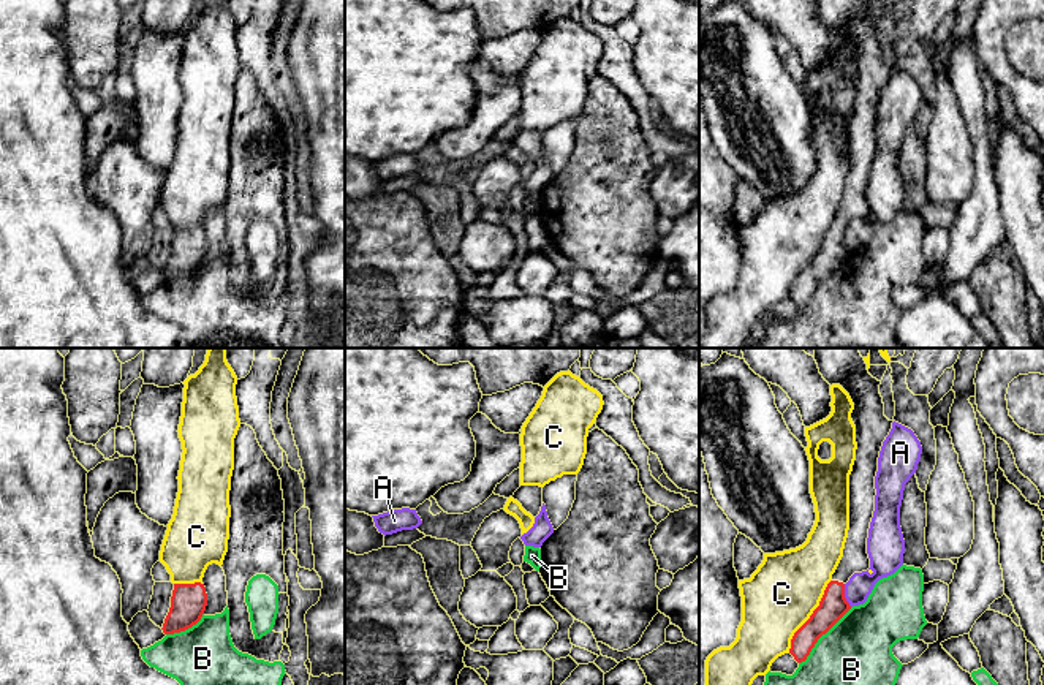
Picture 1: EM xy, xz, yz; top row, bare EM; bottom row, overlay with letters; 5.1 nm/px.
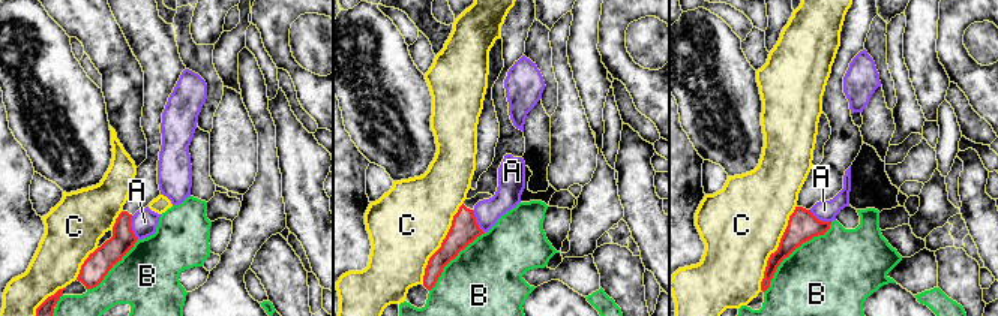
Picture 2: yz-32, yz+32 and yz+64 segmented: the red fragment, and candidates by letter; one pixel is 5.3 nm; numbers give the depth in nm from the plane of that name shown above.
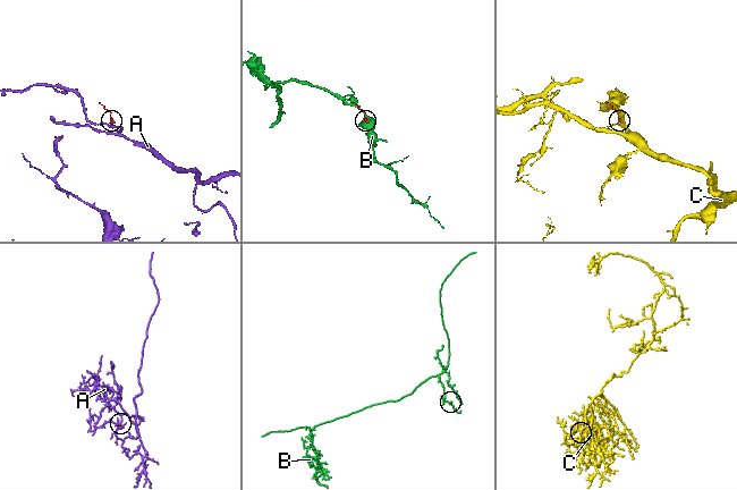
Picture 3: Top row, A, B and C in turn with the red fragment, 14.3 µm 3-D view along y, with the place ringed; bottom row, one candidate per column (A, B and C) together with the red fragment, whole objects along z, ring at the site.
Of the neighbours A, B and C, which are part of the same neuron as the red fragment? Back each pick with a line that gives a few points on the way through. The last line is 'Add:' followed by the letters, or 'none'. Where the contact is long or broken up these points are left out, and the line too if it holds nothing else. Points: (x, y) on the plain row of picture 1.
Add: none

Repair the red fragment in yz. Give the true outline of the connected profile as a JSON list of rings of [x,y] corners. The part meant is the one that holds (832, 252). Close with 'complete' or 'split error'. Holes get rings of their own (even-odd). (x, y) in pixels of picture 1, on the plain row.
[[[815,0],[819,19],[832,32],[840,30],[851,43],[856,71],[856,106],[849,120],[849,176],[843,202],[827,229],[819,252],[794,278],[789,299],[797,308],[810,301],[818,285],[826,280],[849,255],[845,229],[854,218],[870,214],[867,199],[868,174],[875,157],[875,122],[883,87],[892,74],[884,62],[879,30],[861,0]]] | split error

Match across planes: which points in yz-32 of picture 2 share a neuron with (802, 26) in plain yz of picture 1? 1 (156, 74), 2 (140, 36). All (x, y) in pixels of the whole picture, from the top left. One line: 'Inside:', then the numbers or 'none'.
Inside: none

